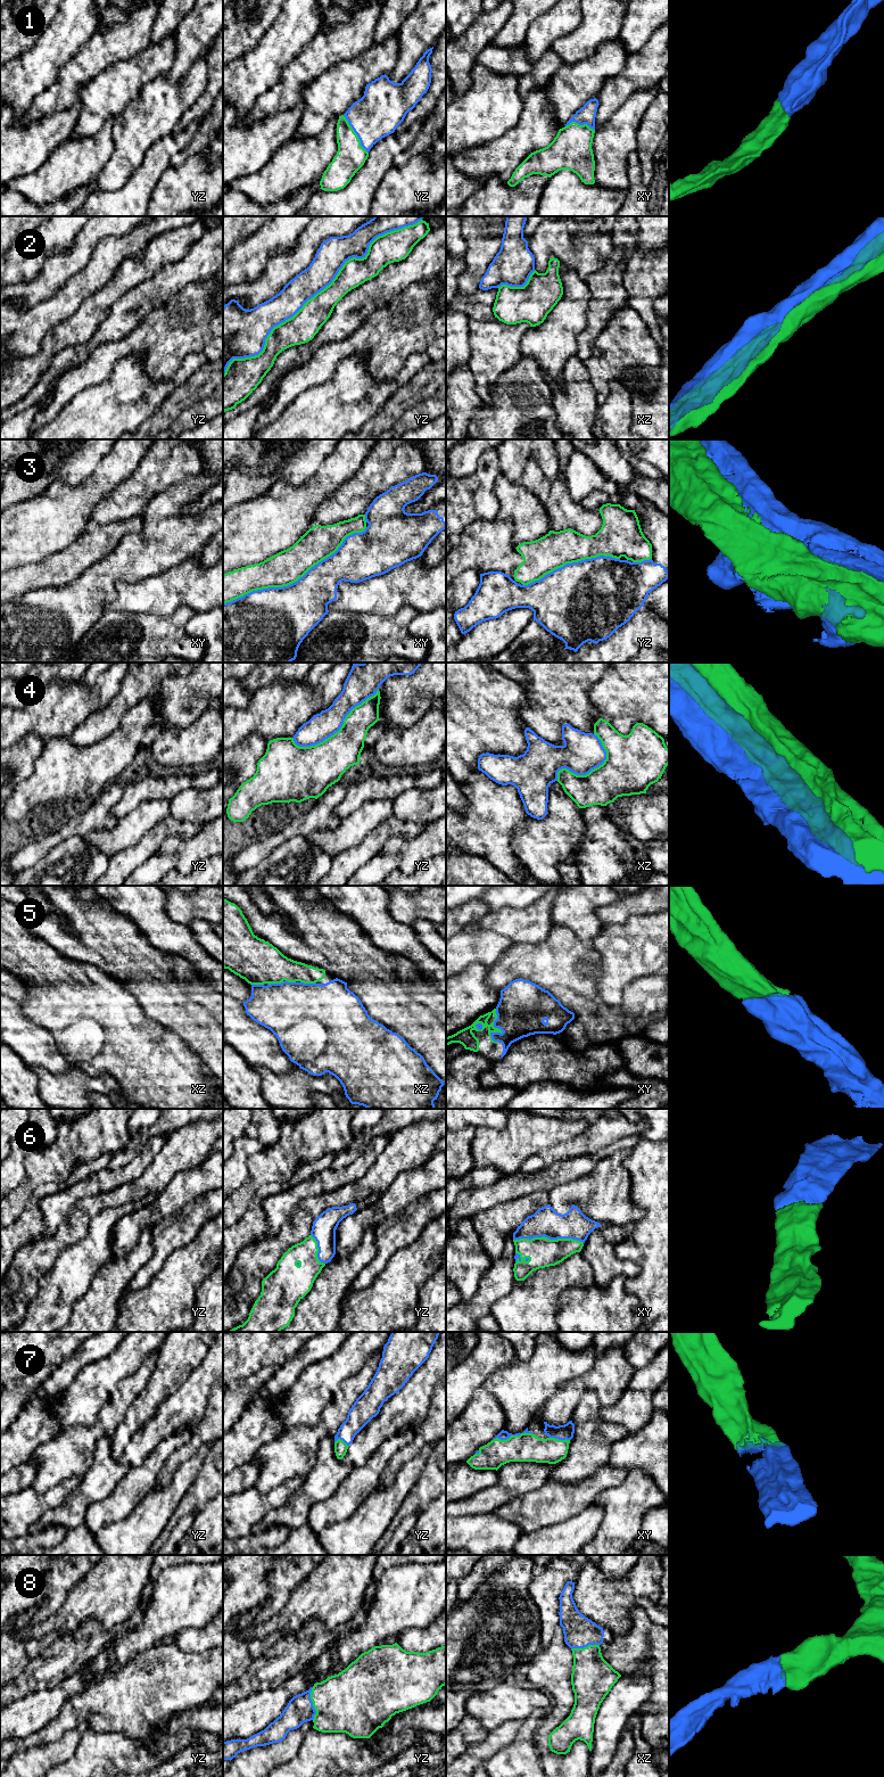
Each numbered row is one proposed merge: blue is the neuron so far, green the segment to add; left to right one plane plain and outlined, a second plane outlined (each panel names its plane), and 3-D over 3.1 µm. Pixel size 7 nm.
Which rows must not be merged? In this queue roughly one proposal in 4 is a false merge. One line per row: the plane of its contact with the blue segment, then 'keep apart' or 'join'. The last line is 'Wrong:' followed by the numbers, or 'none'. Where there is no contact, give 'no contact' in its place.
1: meets blue in yz; join
2: meets blue in yz; keep apart
3: meets blue in xy; keep apart
4: meets blue in yz; keep apart
5: meets blue in xy; join
6: meets blue in xy; join
7: meets blue in xy; join
8: meets blue in yz; join
Wrong: 2, 3, 4

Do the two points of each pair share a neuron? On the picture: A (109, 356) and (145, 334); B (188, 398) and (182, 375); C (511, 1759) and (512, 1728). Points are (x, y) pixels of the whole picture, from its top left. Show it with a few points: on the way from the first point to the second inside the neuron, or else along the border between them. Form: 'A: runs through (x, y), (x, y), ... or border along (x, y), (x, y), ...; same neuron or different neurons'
A: runs through (118, 350), (135, 343); same neuron
B: border along (204, 363), (164, 398); different neurons
C: border along (521, 1721), (514, 1738), (490, 1758); different neurons

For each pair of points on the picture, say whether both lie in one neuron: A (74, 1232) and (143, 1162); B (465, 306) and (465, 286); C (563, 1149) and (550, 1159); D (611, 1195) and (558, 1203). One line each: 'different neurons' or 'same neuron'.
A: different neurons
B: different neurons
C: same neuron
D: same neuron

